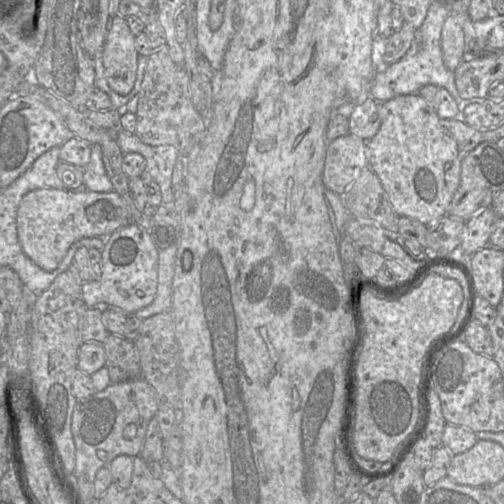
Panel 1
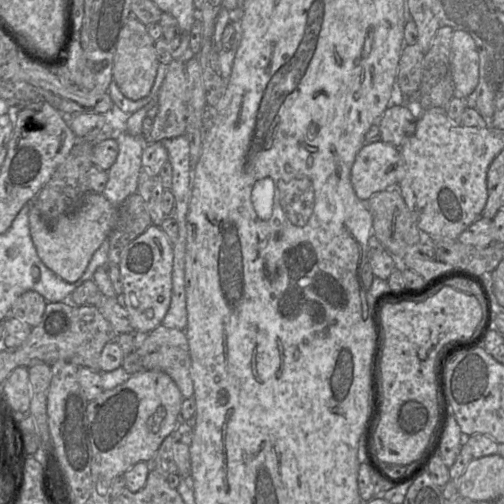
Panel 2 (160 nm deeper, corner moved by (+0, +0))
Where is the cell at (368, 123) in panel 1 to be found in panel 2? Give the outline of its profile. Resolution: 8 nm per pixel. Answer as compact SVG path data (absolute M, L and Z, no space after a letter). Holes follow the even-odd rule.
M389 105L375 124L383 142L400 147L414 135L417 120L406 105Z

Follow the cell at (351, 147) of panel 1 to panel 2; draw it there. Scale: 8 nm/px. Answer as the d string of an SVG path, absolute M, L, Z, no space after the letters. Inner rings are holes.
M382 140L364 143L350 172L353 189L363 201L374 193L397 187L399 148Z

